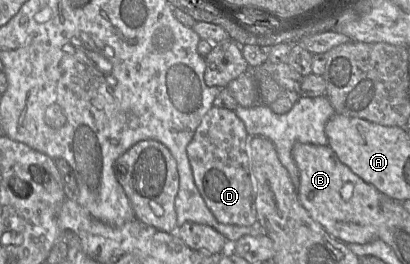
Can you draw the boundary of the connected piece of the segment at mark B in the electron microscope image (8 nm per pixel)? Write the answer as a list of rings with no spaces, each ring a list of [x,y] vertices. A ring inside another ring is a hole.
[[[297,142],[291,153],[299,171],[299,201],[314,221],[344,244],[366,244],[378,238],[381,192],[343,164],[329,145]]]

